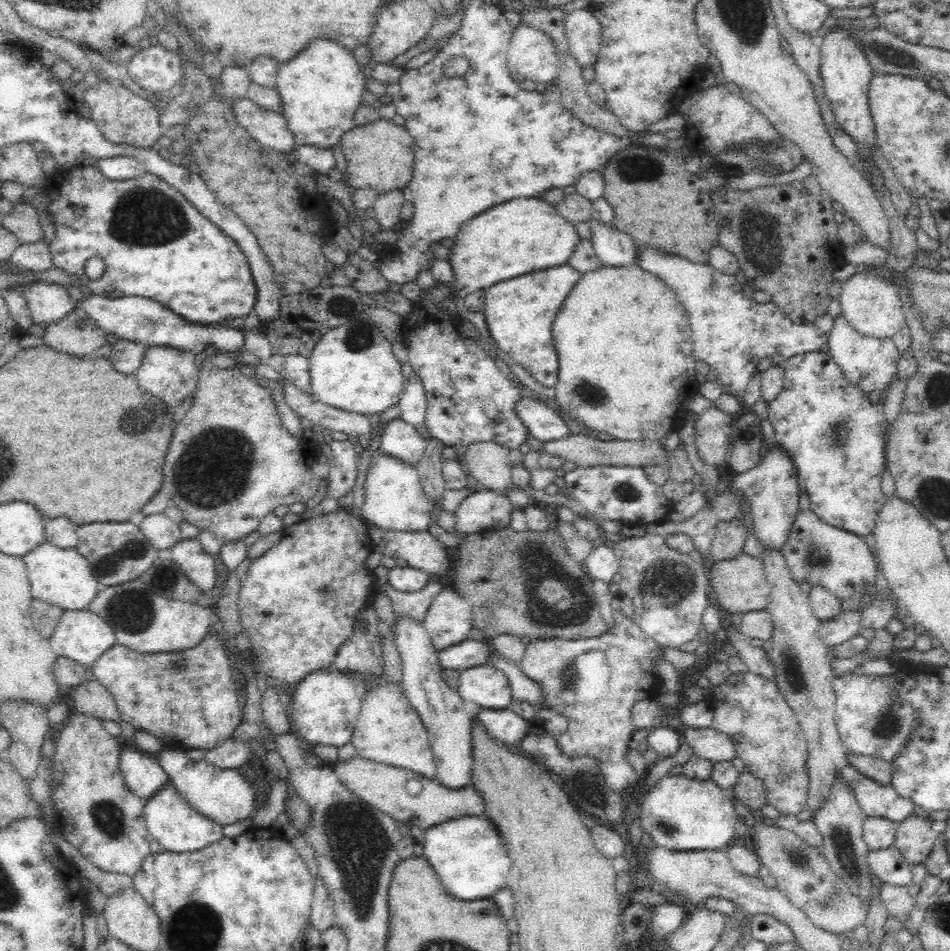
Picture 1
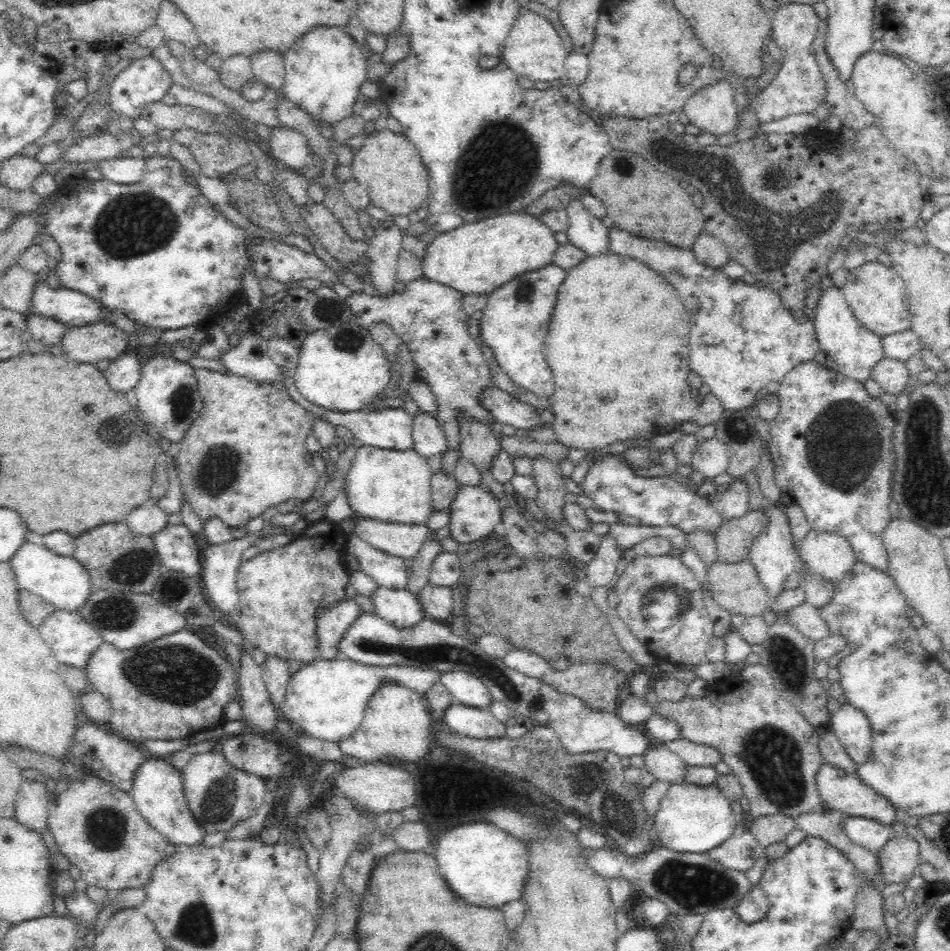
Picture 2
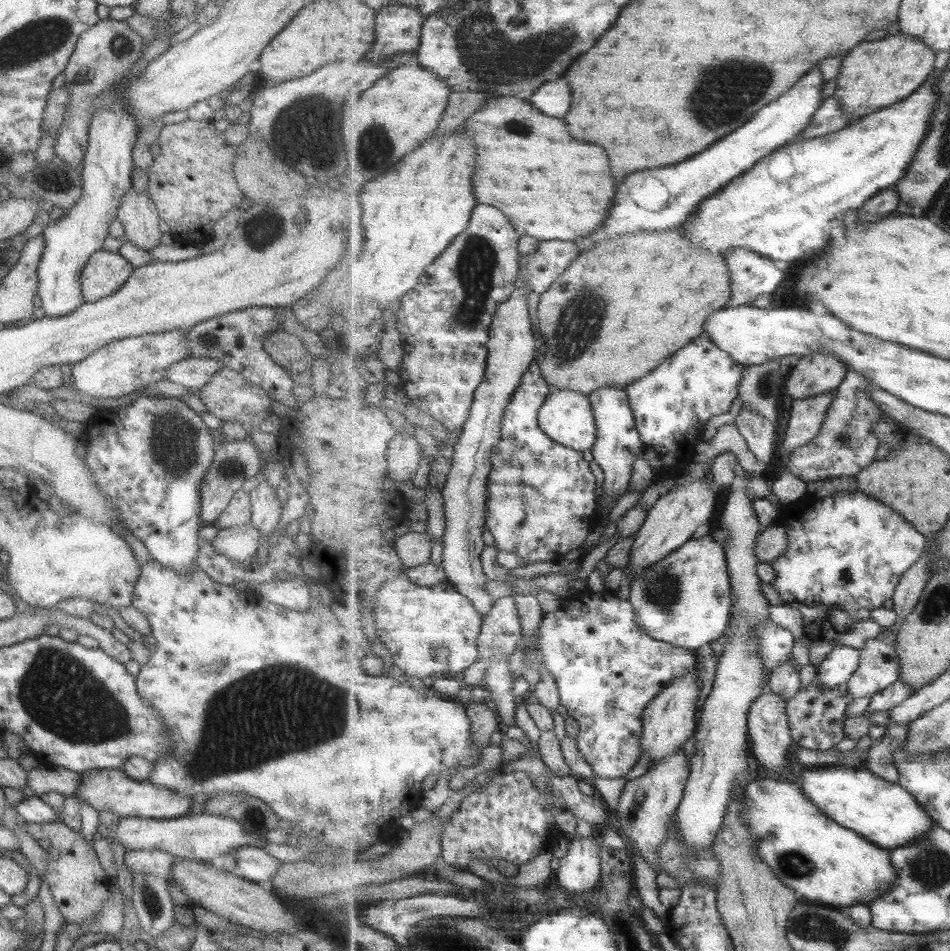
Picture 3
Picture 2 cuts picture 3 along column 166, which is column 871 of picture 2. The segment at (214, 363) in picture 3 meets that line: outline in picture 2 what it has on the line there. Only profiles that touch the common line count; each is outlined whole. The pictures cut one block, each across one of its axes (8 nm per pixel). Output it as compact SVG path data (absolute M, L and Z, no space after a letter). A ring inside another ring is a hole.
M883 357L870 368L870 378L876 381L884 392L895 395L907 392L913 381L905 362L888 357Z

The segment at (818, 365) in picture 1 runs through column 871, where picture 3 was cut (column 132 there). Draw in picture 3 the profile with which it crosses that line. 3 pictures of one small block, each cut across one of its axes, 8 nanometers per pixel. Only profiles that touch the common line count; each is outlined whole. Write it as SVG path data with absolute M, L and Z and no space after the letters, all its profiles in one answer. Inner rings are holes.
M141 394L123 407L97 409L97 414L89 419L89 426L82 426L81 428L86 443L84 464L87 465L87 469L90 471L94 486L106 497L116 516L123 520L124 528L145 545L149 558L155 559L159 564L171 569L171 571L175 571L175 573L191 571L191 565L197 565L197 551L200 543L198 531L203 526L203 521L200 519L199 486L203 483L203 476L206 474L208 465L213 461L213 450L217 442L213 430L205 426L199 414L177 397L155 394Z

